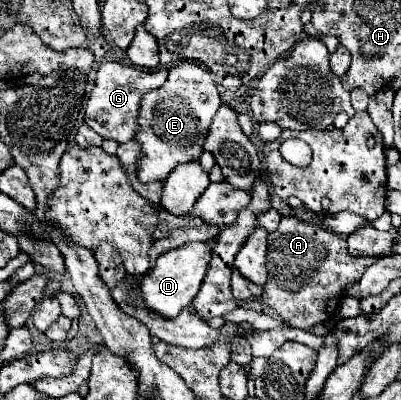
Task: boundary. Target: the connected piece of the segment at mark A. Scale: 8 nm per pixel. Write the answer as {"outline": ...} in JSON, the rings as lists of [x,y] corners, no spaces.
{"outline":[[[281,217],[277,231],[269,233],[267,241],[269,279],[263,285],[261,301],[291,327],[305,331],[311,331],[315,323],[333,319],[341,301],[341,287],[345,287],[345,283],[355,283],[365,273],[365,267],[375,263],[375,257],[349,257],[343,237],[317,223],[295,217]]]}

